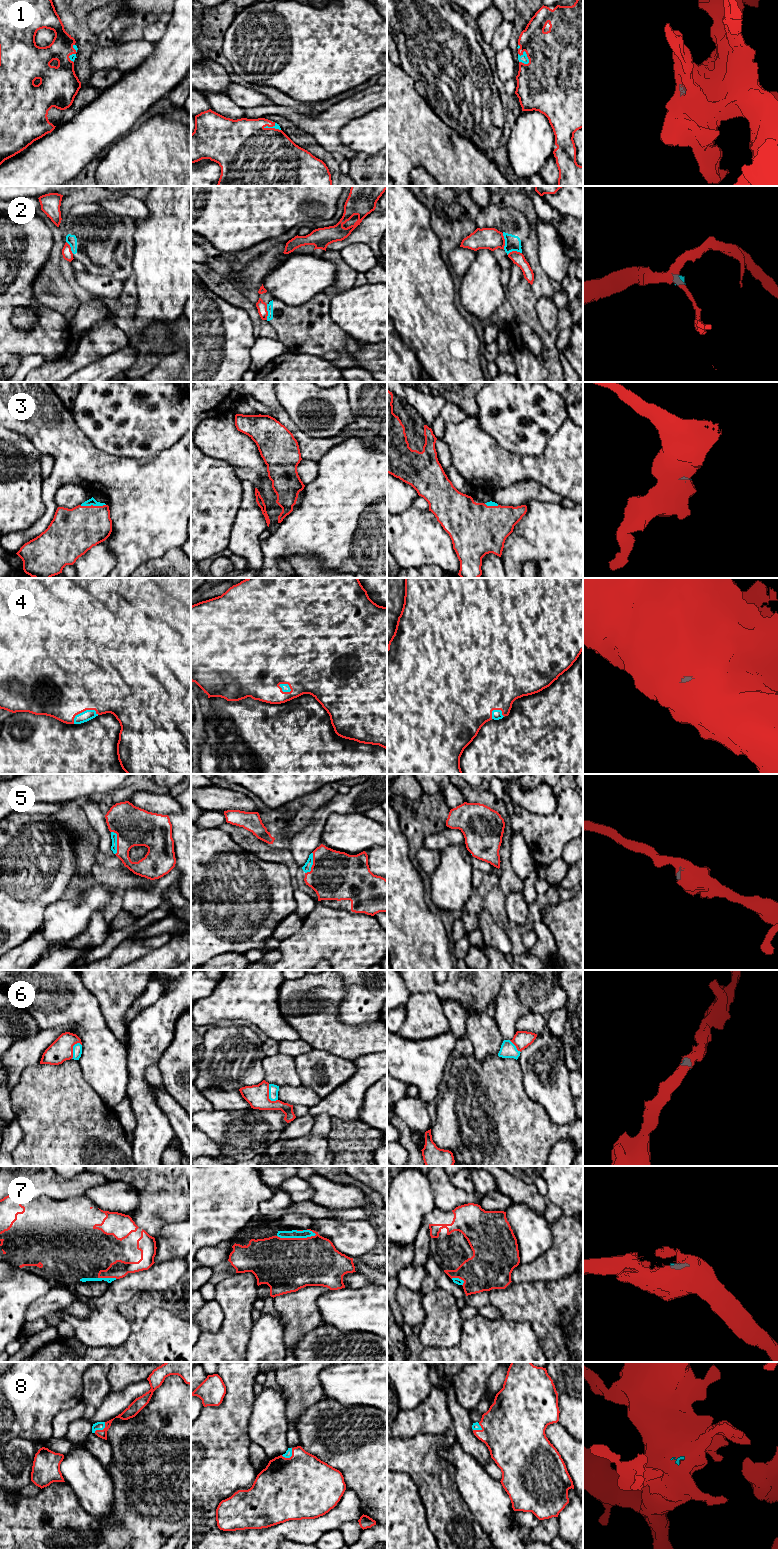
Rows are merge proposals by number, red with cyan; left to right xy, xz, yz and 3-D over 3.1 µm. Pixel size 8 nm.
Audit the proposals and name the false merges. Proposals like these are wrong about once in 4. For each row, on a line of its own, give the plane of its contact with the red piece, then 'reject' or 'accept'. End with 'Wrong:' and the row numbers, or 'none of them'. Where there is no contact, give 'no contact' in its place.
1: contact in yz; accept
2: contact in yz; reject
3: contact in xy; accept
4: contact in xy; accept
5: contact in xy; accept
6: contact in xz; accept
7: contact in xz; accept
8: contact in xz; accept
Wrong: 2

